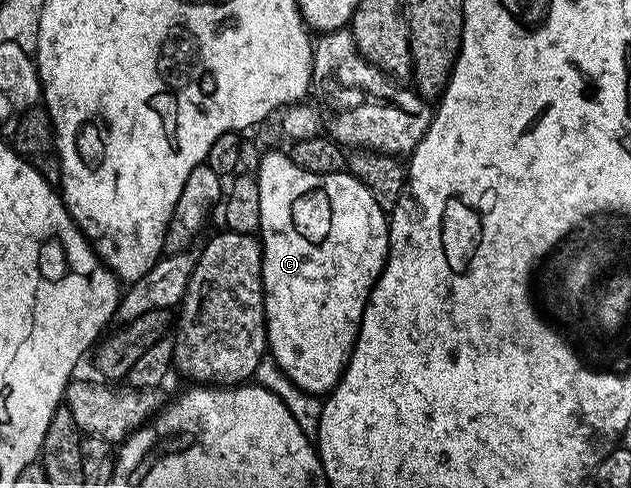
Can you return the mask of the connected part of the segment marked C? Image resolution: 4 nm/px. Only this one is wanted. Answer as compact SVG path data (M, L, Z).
M266 151L260 157L256 177L267 352L295 386L305 392L328 394L349 365L369 295L389 257L387 214L371 198L371 190L348 171L326 176L311 174L295 166L284 151Z

